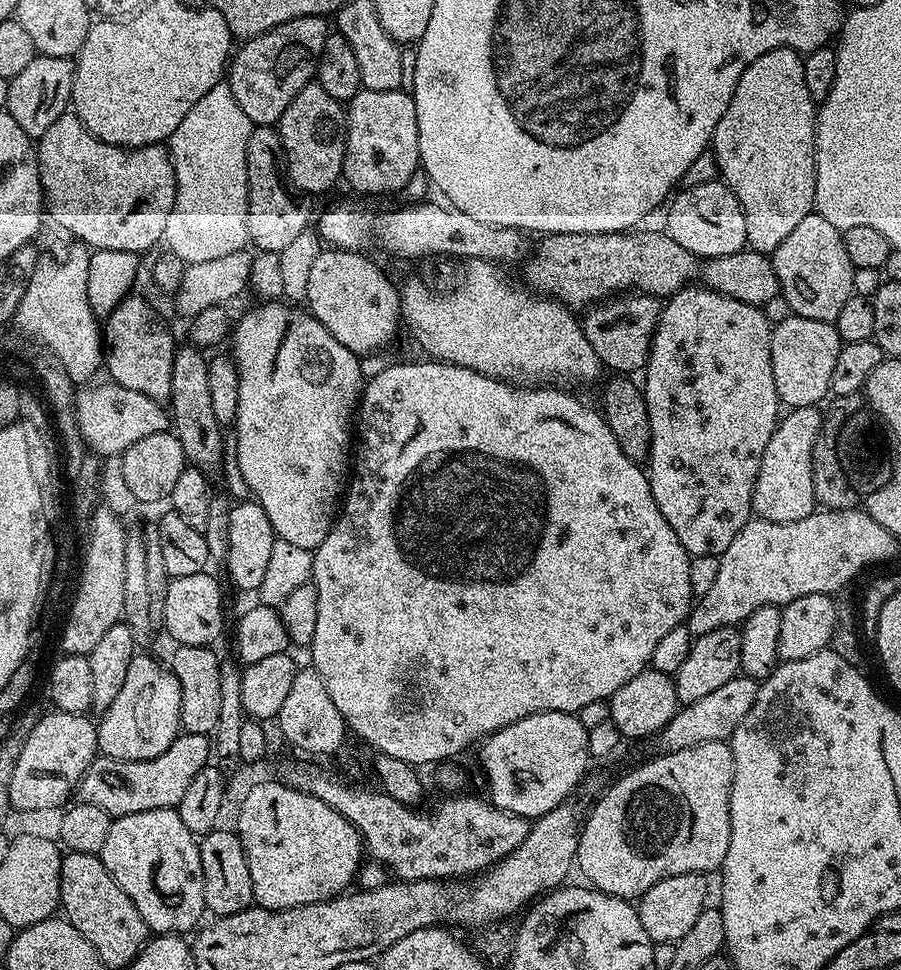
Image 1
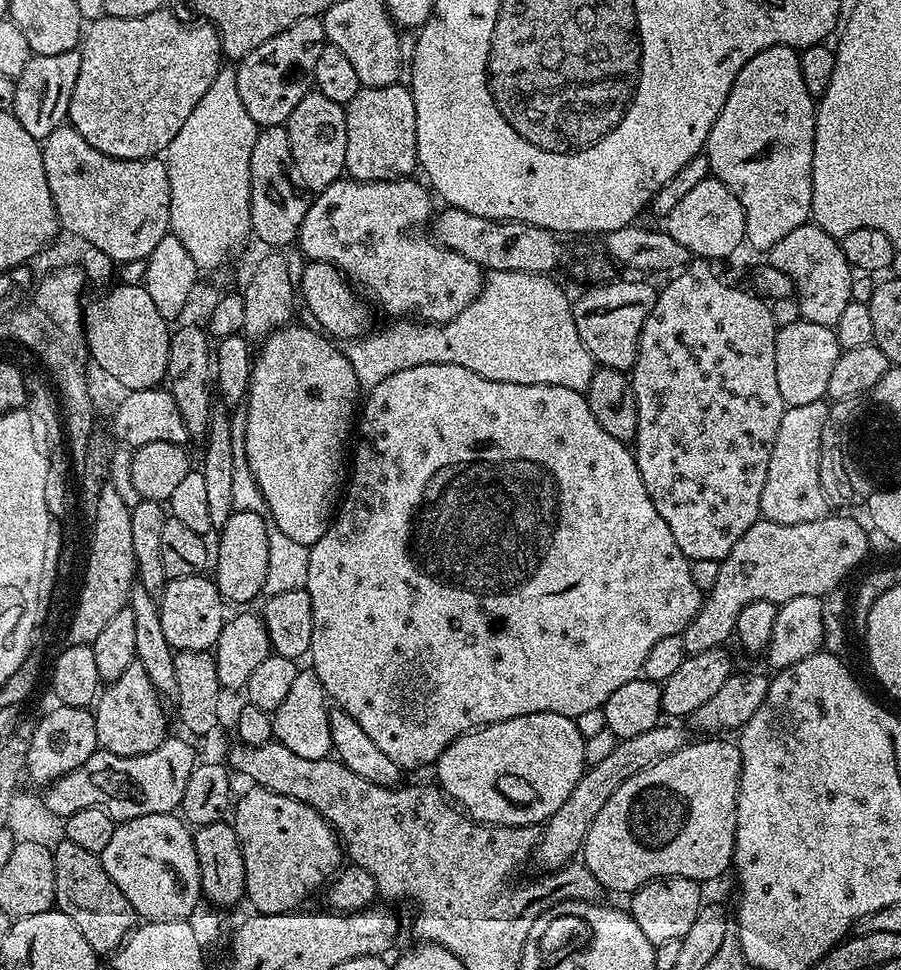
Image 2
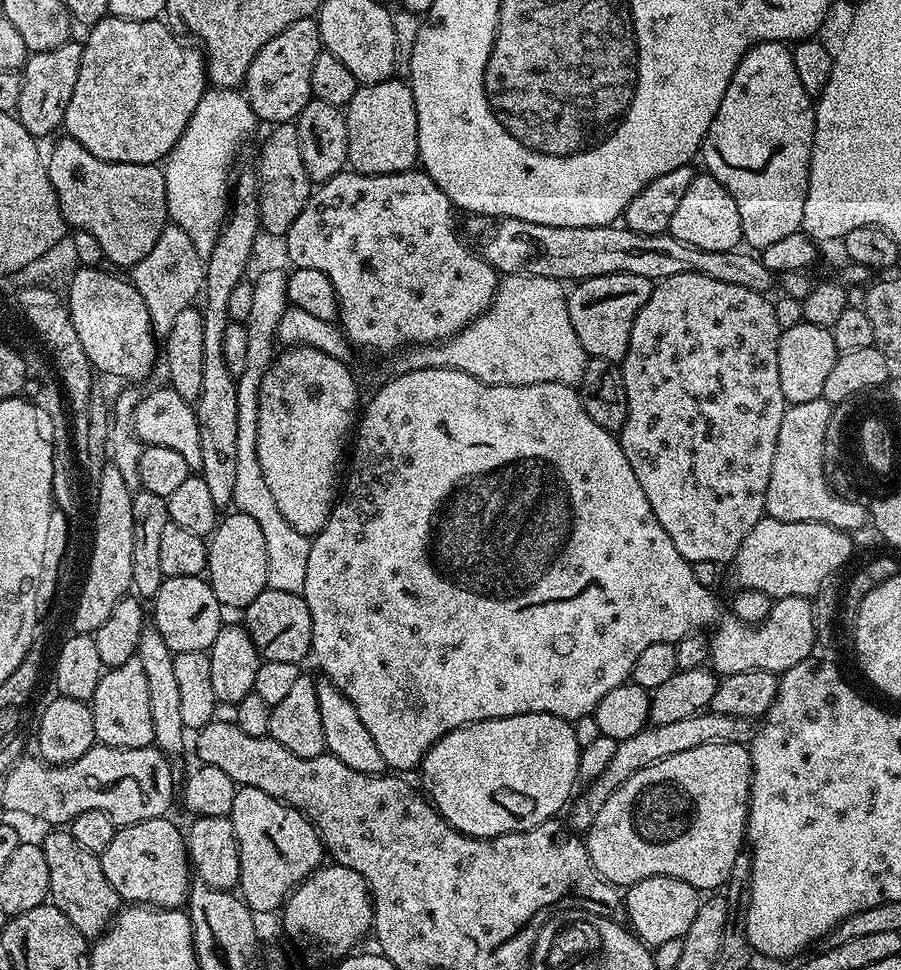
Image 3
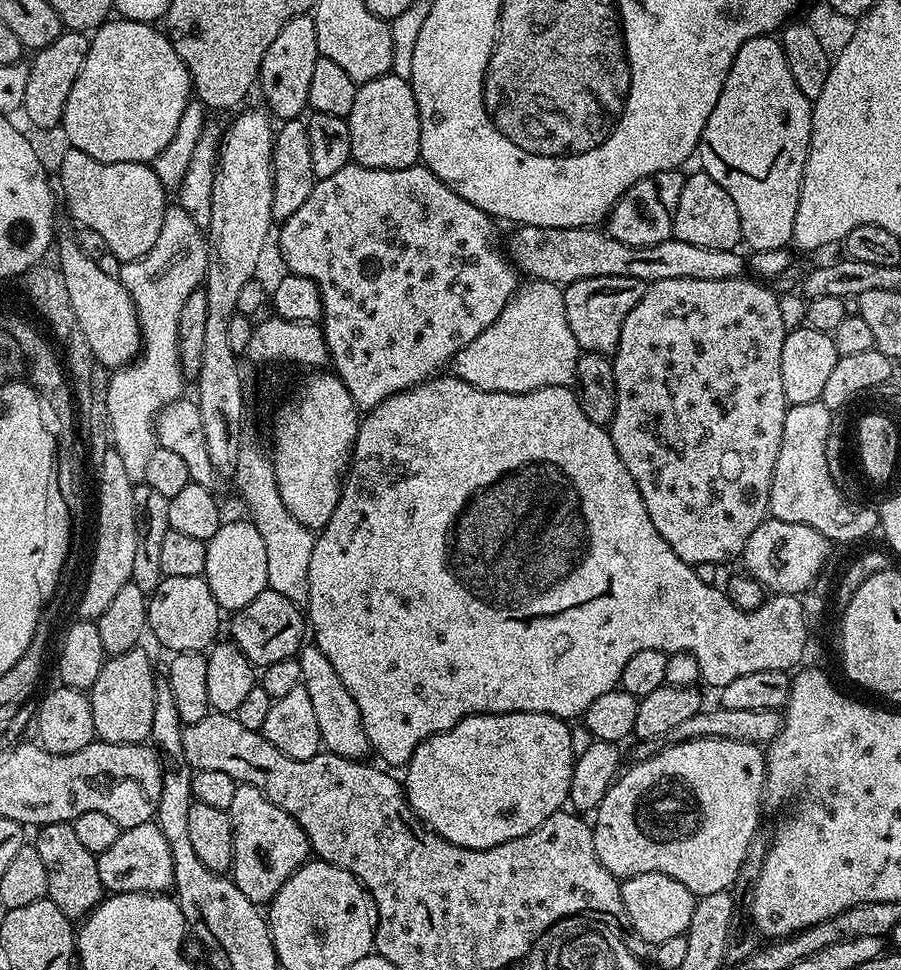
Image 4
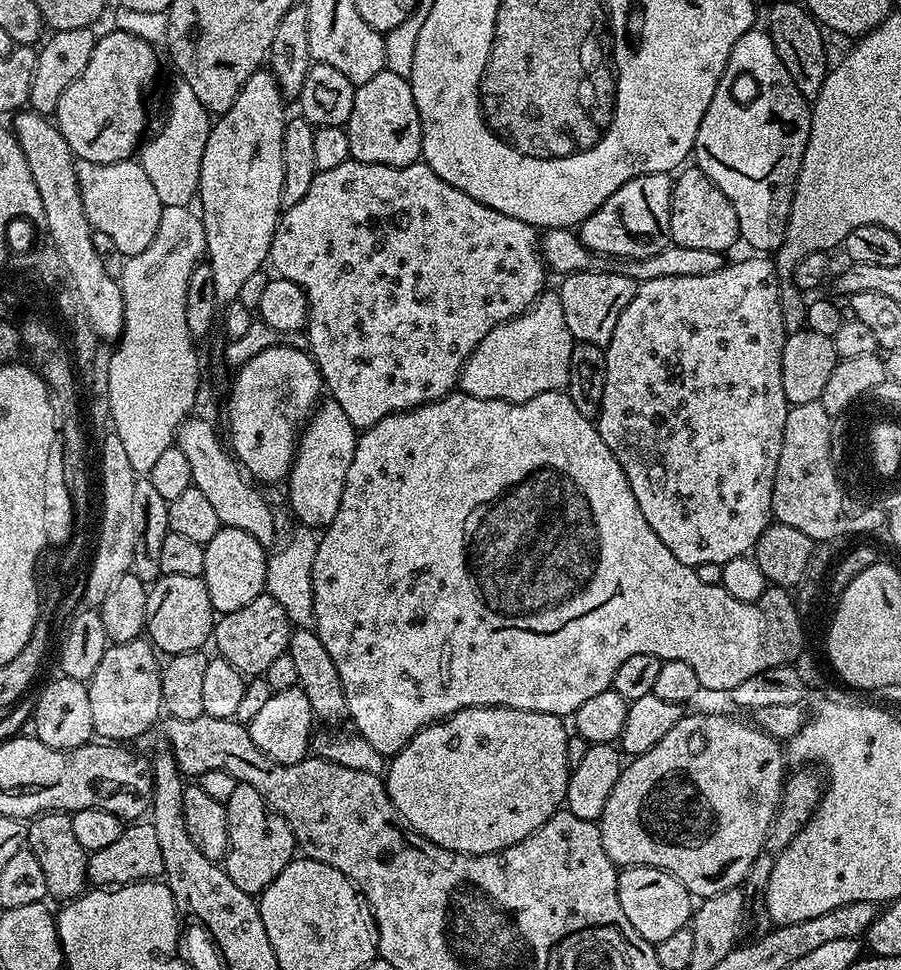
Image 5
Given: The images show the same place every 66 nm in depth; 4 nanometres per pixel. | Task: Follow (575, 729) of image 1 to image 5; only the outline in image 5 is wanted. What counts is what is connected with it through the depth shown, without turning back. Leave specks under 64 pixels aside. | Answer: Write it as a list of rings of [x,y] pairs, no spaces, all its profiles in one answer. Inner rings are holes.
[[[463,708],[461,712],[456,712],[453,716],[446,717],[445,720],[437,720],[435,724],[425,726],[421,732],[408,739],[406,746],[398,755],[391,757],[386,768],[388,793],[405,824],[418,834],[425,836],[430,842],[434,842],[446,850],[454,850],[471,856],[497,852],[522,842],[522,838],[526,838],[531,832],[538,830],[538,826],[546,823],[555,812],[561,811],[562,805],[568,798],[570,765],[566,746],[569,735],[569,725],[554,714],[542,714],[534,710],[514,710],[513,708]]]

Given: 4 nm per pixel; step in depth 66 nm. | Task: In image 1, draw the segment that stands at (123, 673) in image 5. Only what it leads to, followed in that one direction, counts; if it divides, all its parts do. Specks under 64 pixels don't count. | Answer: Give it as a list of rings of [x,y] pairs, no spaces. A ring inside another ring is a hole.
[[[137,654],[126,670],[126,682],[114,702],[96,724],[96,746],[99,755],[115,760],[149,760],[158,758],[181,735],[180,707],[182,694],[178,678],[171,667],[159,664],[152,656]]]

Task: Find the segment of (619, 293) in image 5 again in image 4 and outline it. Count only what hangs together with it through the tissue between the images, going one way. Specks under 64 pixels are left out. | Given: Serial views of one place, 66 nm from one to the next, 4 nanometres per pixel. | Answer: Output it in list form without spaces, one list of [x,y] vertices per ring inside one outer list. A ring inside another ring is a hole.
[[[629,276],[582,278],[567,285],[563,289],[566,322],[570,322],[570,334],[574,334],[580,349],[585,352],[615,353],[622,334],[622,322],[626,322],[626,314],[634,310],[645,291],[645,281]]]

